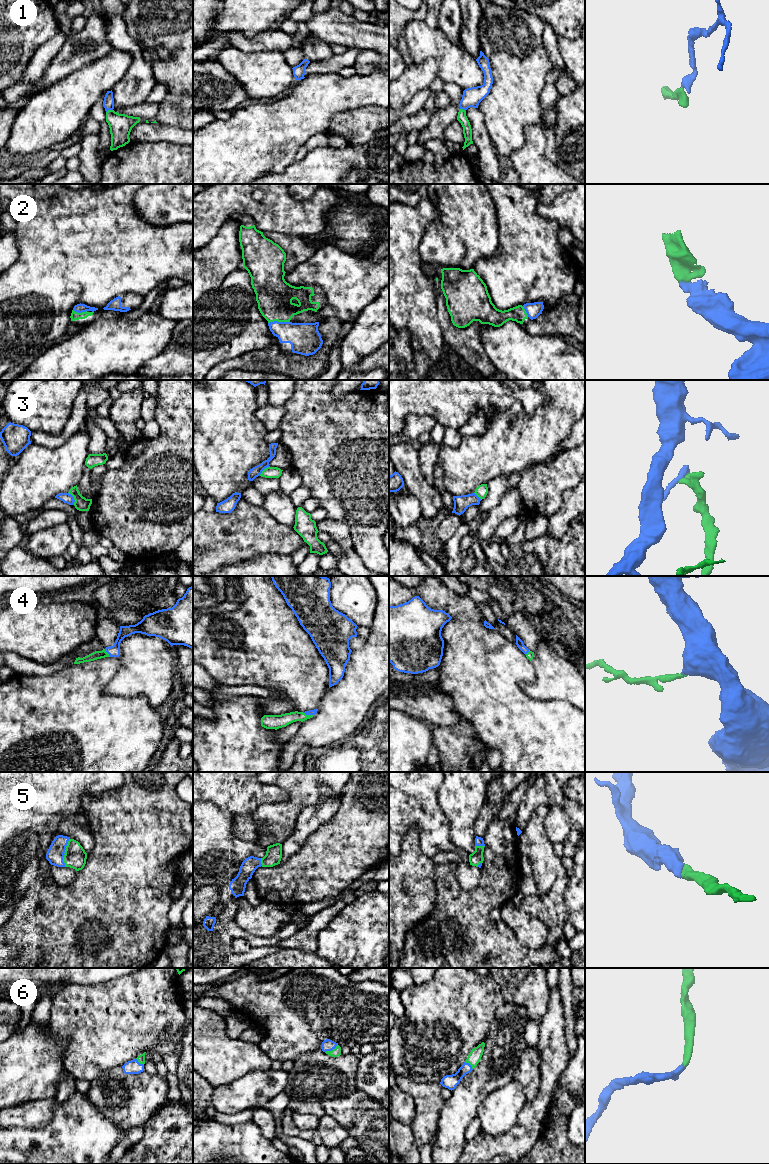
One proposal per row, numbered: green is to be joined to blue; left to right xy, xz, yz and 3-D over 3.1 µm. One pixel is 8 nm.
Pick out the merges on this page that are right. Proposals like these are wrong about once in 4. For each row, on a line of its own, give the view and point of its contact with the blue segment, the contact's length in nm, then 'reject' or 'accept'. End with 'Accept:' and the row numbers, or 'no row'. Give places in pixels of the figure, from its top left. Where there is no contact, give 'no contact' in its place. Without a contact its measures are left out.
1: meets blue in xy at (109, 109); contact 60 nm long; accept
2: meets blue in xz at (277, 321); contact 180 nm long; accept
3: meets blue in xy at (73, 498); contact 120 nm long; reject
4: meets blue in xy at (107, 652); contact 80 nm long; accept
5: meets blue in xy at (64, 852); contact 240 nm long; accept
6: meets blue in xz at (332, 1049); contact 130 nm long; accept
Accept: 1, 2, 4, 5, 6

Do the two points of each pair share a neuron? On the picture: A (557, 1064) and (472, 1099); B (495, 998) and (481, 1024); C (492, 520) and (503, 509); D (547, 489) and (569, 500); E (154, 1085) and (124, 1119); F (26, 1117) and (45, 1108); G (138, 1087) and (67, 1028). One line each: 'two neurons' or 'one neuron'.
A: two neurons
B: one neuron
C: one neuron
D: two neurons
E: one neuron
F: one neuron
G: two neurons

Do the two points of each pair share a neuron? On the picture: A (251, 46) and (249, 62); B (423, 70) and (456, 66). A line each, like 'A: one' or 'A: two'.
A: two
B: two

